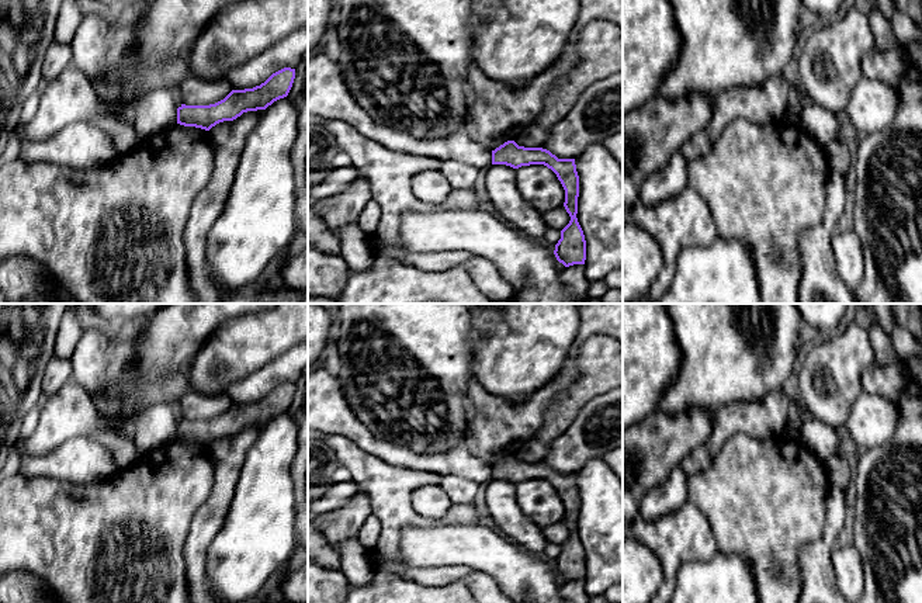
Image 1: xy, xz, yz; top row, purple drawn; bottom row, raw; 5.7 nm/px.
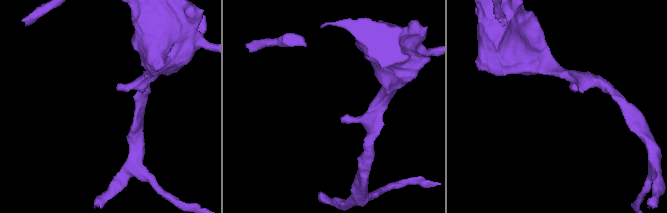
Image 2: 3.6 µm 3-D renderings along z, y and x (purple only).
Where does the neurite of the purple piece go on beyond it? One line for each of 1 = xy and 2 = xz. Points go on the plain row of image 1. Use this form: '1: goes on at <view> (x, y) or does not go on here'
1: does not go on here
2: does not go on here

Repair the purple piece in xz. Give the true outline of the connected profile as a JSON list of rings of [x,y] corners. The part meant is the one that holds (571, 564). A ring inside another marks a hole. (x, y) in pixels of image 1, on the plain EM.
[[[507,455],[492,465],[492,479],[506,479],[513,484],[530,479],[544,479],[551,484],[565,505],[564,521],[571,531],[569,538],[561,545],[561,554],[555,559],[554,569],[565,582],[585,579],[586,555],[578,537],[579,491],[575,474],[558,474],[543,462],[519,461]]]

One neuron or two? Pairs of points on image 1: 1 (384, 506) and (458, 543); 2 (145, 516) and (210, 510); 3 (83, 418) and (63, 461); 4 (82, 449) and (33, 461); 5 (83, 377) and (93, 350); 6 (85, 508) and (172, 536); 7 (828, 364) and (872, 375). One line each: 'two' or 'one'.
1: two
2: two
3: two
4: one
5: one
6: one
7: two

